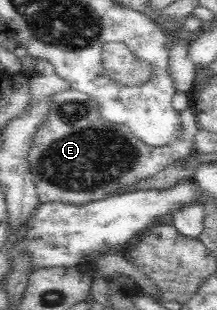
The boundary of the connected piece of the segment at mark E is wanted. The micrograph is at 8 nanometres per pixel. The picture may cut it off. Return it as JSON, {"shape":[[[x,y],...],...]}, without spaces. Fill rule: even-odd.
{"shape":[[[77,90],[49,95],[46,105],[46,117],[34,130],[25,155],[40,202],[79,204],[101,200],[119,190],[131,190],[163,172],[171,162],[183,161],[195,154],[198,128],[190,107],[178,111],[180,135],[165,146],[151,147],[137,140],[124,126],[103,122],[95,101]]]}

